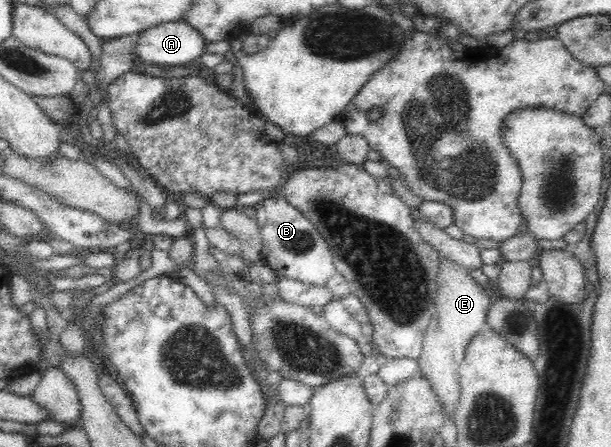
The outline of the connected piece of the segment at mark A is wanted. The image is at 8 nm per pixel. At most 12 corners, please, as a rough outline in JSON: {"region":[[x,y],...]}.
{"region":[[184,19],[139,33],[137,57],[184,65],[208,41]]}

